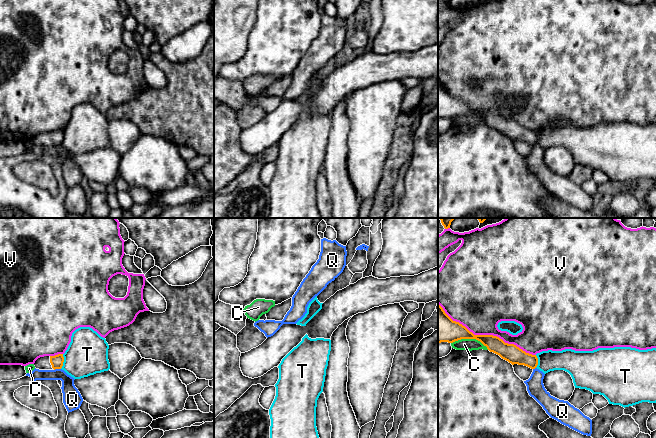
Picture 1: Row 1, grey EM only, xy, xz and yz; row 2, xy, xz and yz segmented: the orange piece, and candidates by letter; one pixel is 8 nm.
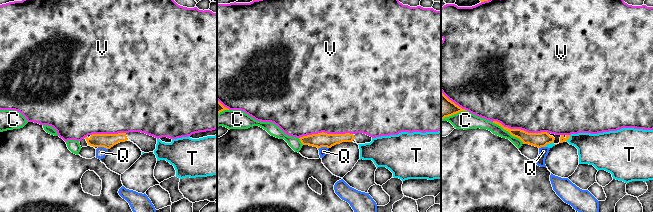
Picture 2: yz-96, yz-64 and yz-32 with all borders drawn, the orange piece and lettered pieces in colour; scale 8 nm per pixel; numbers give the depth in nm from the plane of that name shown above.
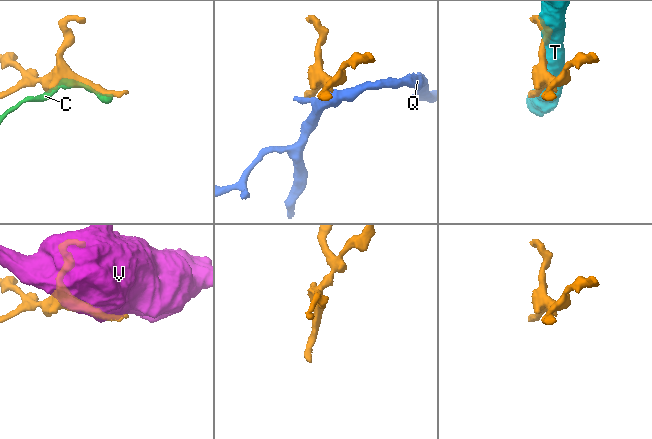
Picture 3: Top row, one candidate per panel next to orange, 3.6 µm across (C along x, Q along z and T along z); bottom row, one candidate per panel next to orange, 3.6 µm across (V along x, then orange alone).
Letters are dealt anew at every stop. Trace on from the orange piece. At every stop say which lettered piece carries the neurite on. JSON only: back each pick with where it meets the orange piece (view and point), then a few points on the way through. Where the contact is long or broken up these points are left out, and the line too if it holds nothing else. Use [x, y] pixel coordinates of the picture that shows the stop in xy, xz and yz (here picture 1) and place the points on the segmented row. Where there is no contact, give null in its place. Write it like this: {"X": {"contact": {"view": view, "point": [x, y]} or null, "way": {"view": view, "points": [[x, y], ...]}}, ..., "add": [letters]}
{"add": []}

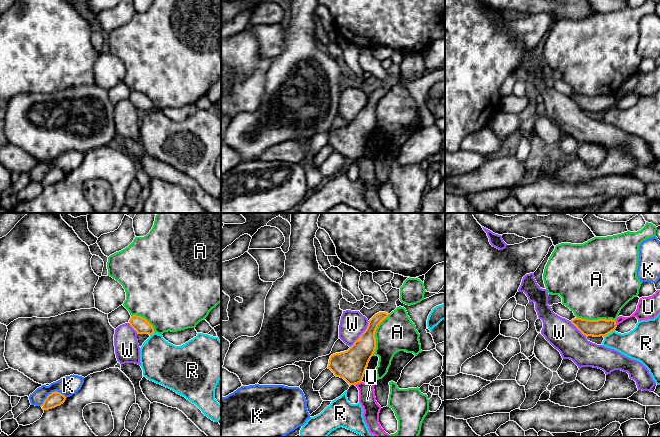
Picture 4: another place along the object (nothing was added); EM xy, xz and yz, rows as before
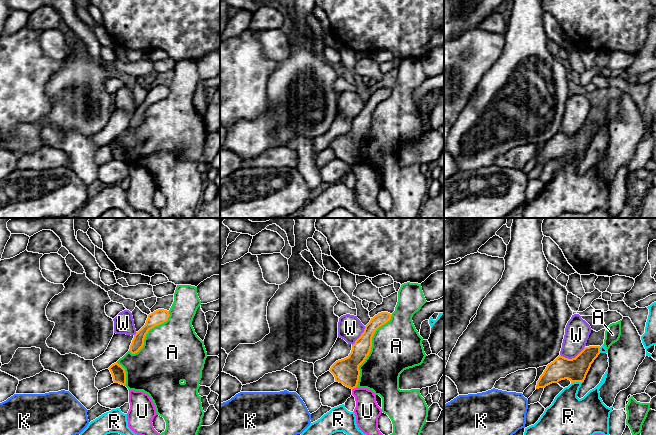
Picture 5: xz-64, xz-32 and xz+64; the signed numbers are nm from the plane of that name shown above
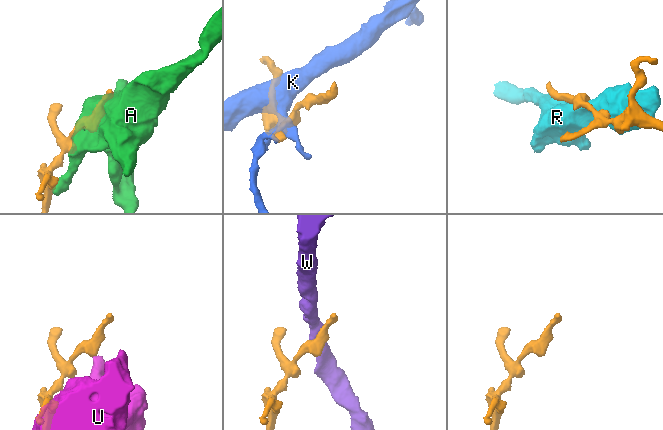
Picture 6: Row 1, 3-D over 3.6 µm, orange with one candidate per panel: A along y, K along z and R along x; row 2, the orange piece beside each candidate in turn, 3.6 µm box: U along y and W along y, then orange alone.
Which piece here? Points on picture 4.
{"add": []}

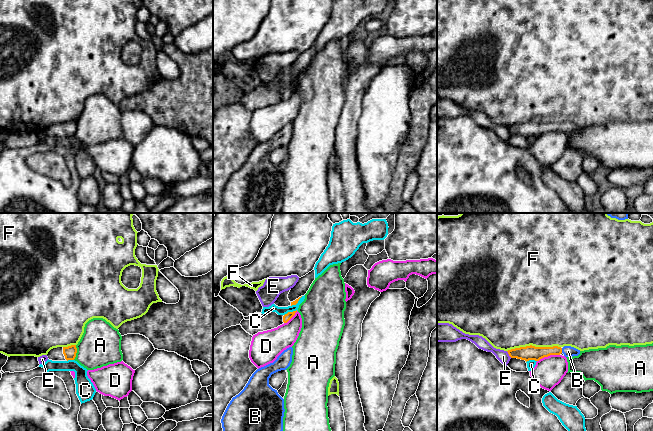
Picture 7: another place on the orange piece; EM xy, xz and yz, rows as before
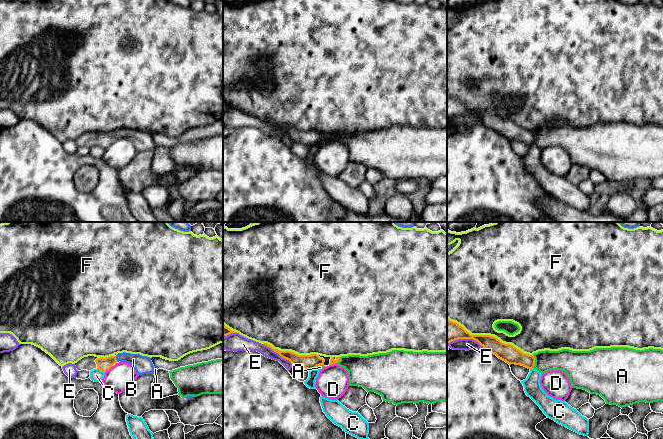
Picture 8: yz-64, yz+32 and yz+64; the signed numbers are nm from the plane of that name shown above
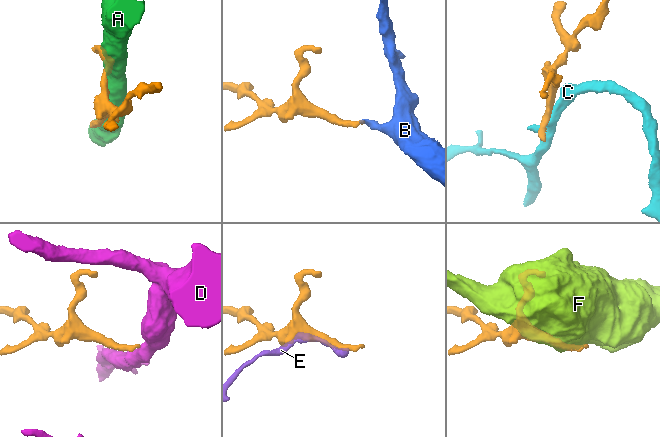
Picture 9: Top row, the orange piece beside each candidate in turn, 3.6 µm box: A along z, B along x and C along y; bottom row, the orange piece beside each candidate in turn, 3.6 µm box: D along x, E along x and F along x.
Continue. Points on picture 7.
{"B": {"contact": {"view": "yz", "point": [561, 350]}, "way": {"view": "yz", "points": [[530, 352], [561, 350], [568, 351]]}}, "add": ["B"]}

